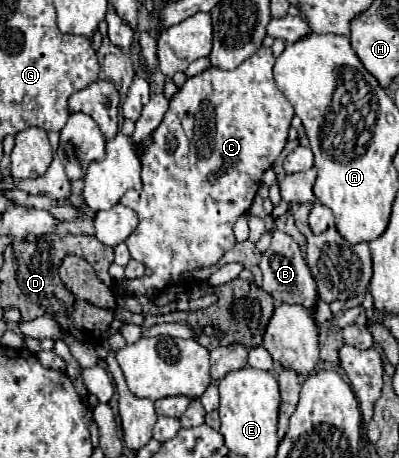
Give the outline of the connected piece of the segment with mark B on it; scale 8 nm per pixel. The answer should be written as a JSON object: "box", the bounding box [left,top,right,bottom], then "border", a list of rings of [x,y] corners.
{"box":[260,230,316,308],"border":[[[274,230],[272,232],[272,244],[270,248],[262,254],[260,260],[260,270],[262,270],[262,278],[264,284],[262,288],[272,294],[272,298],[280,300],[280,302],[292,302],[292,304],[304,304],[306,308],[314,308],[316,304],[316,282],[310,274],[310,268],[306,266],[298,244],[294,242],[292,236],[288,236],[282,230]]]}

